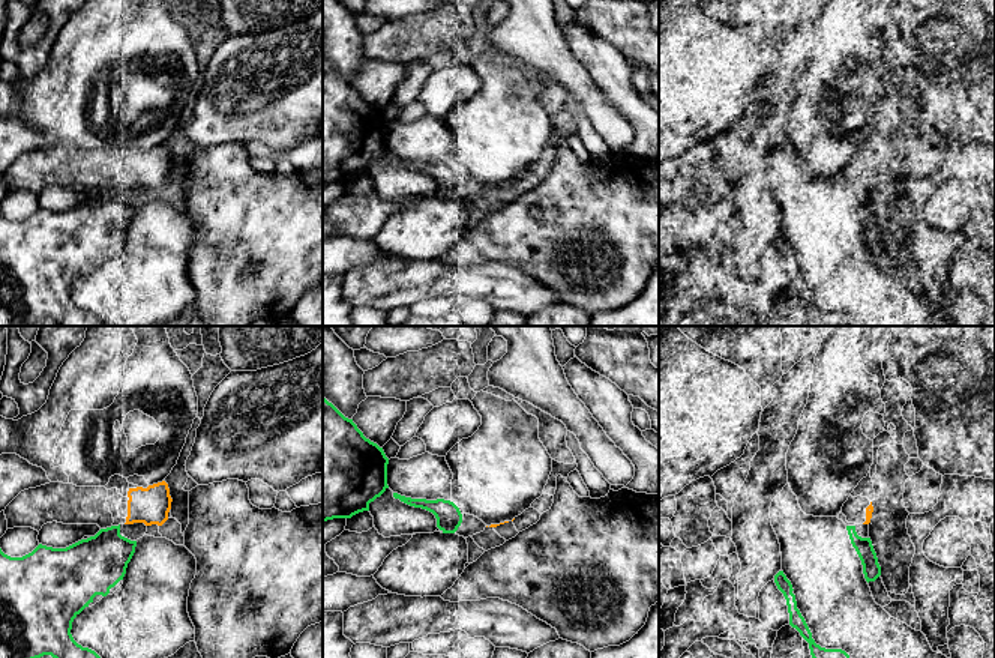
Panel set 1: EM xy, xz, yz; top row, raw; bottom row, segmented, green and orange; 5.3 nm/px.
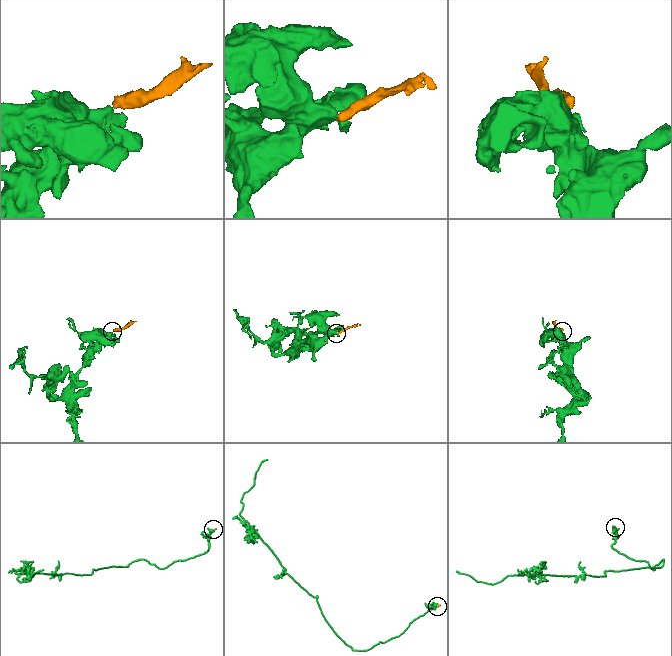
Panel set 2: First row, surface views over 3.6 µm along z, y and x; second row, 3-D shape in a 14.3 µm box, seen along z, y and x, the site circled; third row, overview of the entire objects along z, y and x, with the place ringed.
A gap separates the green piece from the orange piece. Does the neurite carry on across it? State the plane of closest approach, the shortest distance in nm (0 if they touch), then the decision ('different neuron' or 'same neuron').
xy | 30 nm | different neuron

